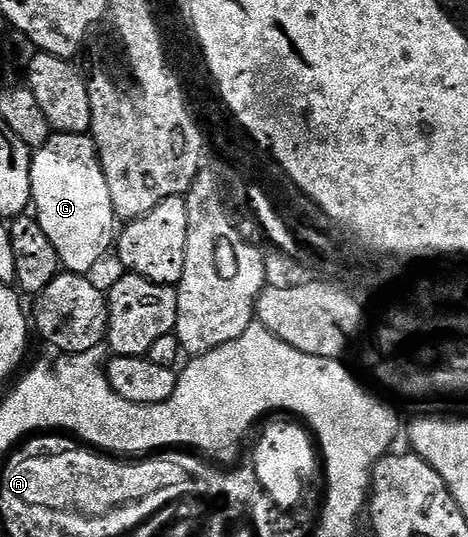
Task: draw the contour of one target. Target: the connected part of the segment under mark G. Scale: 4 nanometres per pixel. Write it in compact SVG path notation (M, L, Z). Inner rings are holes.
M60 132L51 134L49 139L33 152L31 191L35 216L42 227L42 231L46 233L46 237L56 248L61 266L69 274L91 273L95 263L100 258L107 256L113 248L118 229L110 187L101 167L96 143L93 142L91 136L89 134L62 134Z

